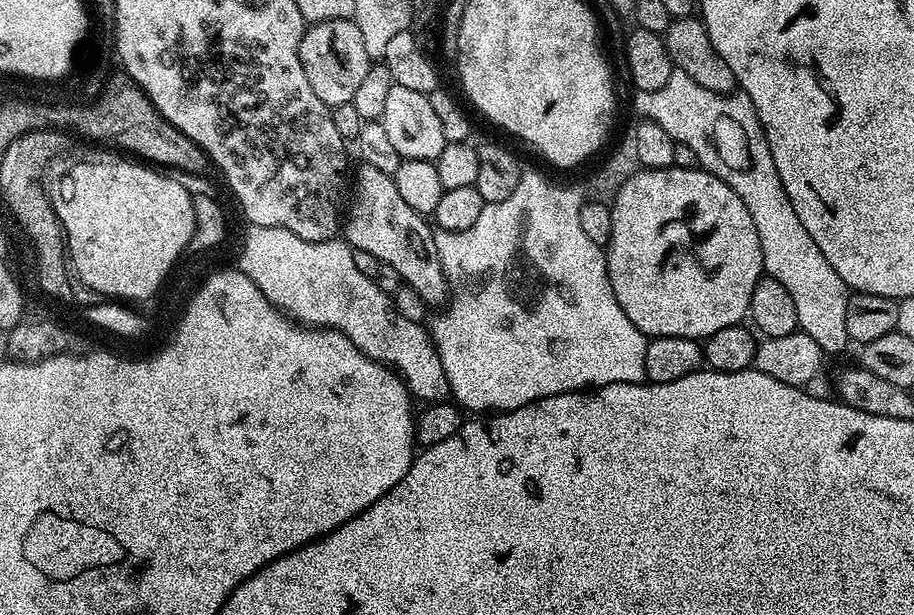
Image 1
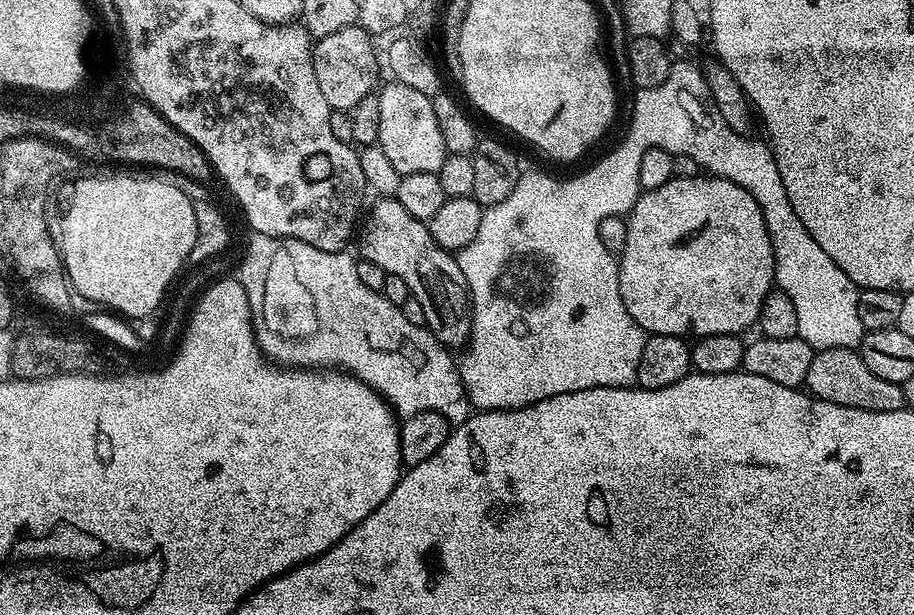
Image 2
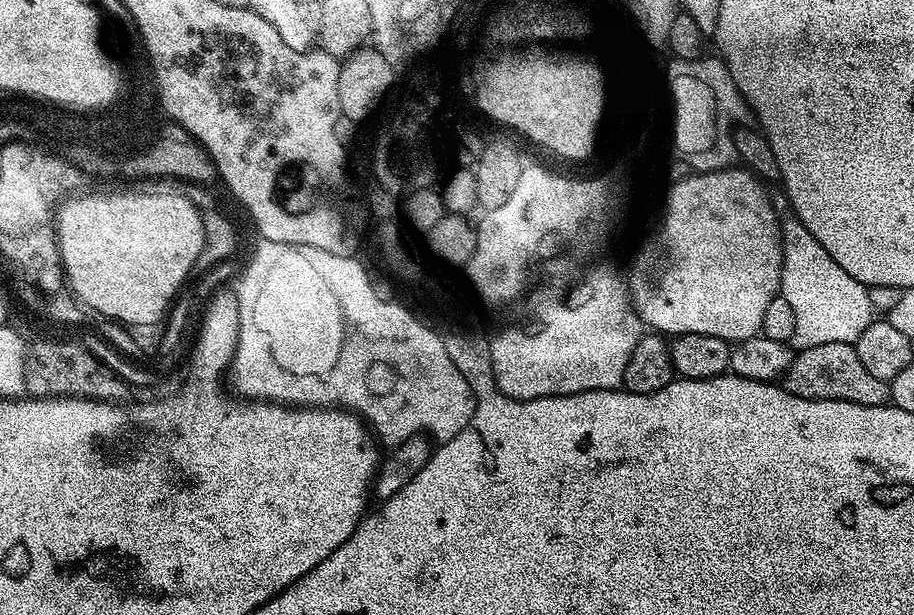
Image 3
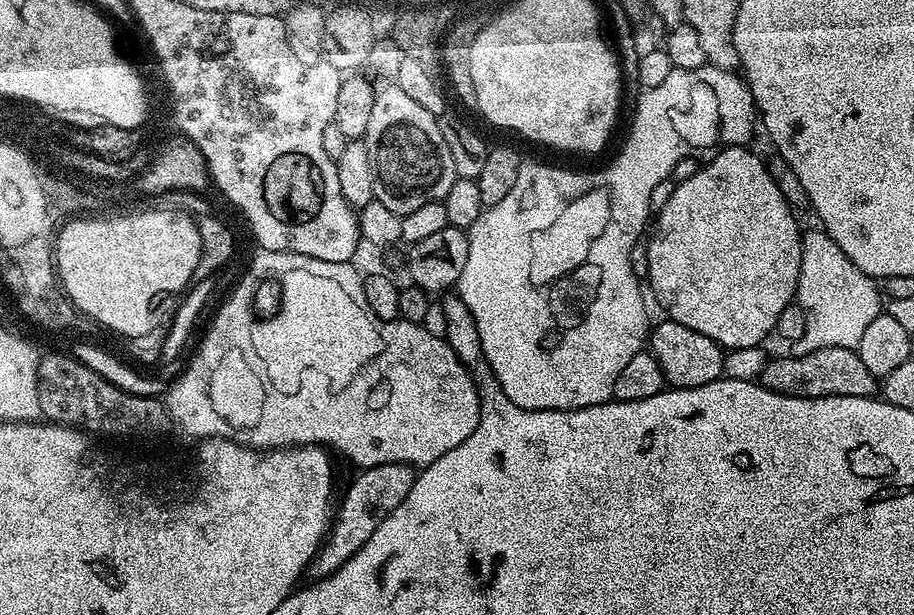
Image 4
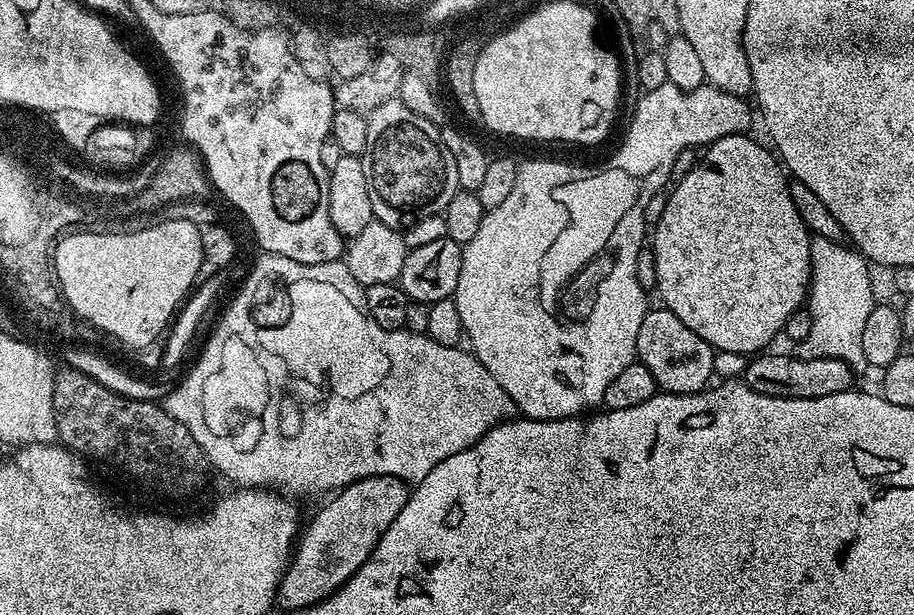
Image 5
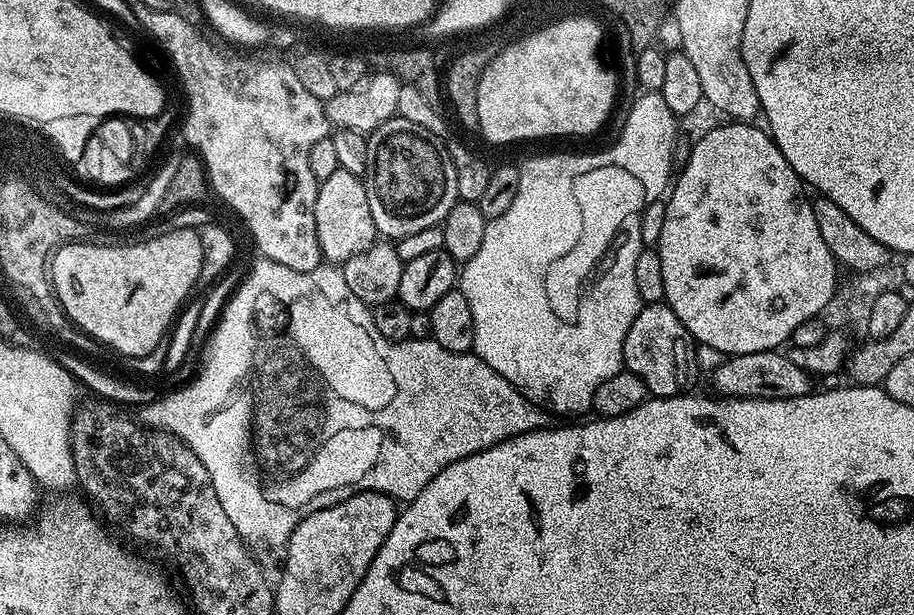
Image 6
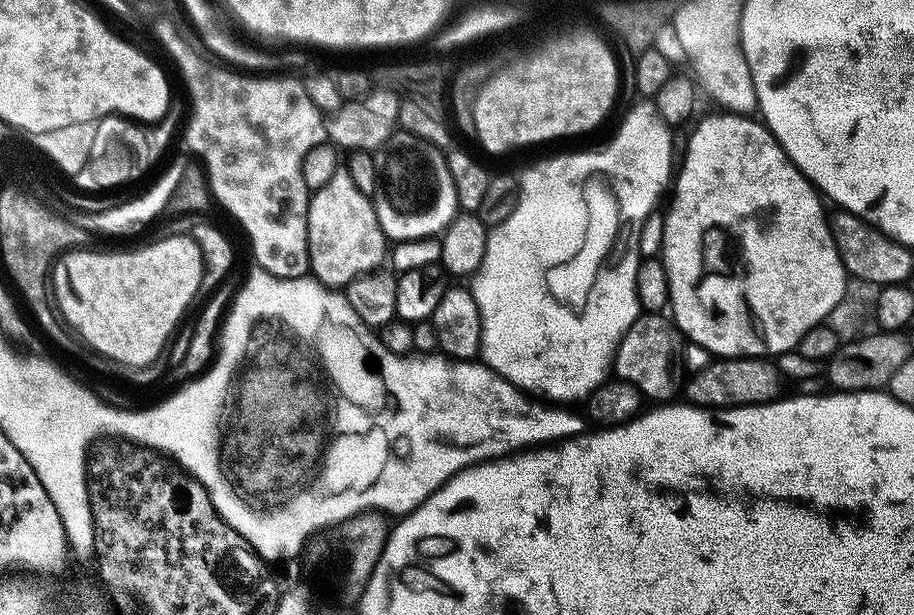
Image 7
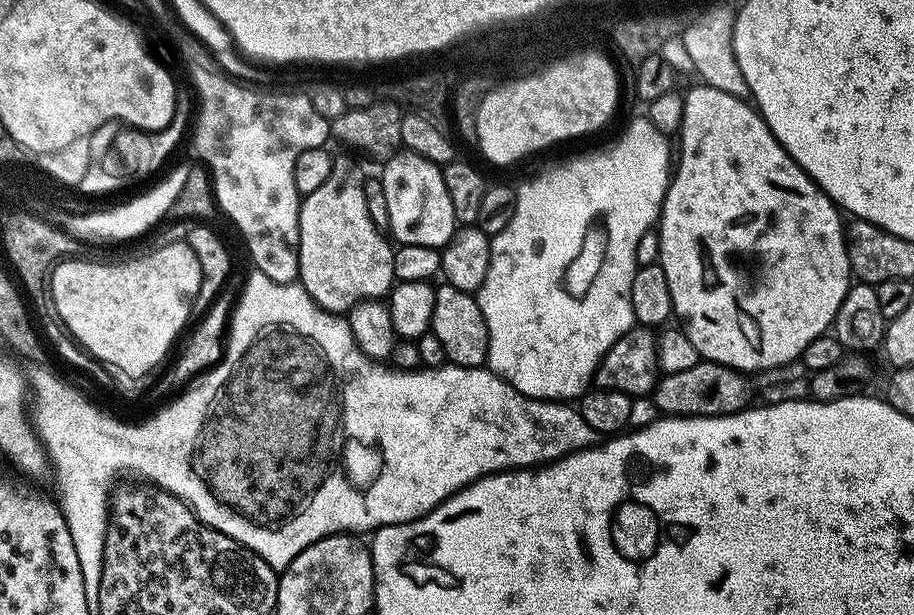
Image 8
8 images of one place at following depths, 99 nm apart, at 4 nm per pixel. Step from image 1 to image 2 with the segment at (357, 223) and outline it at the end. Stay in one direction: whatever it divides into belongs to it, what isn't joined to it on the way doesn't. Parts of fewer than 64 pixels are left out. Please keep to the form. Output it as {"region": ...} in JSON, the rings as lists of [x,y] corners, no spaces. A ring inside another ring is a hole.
{"region":[[[380,198],[376,201],[377,204],[369,212],[367,209],[358,232],[359,255],[382,266],[384,273],[398,274],[398,278],[406,282],[409,297],[414,304],[416,300],[424,315],[423,323],[436,341],[449,350],[463,349],[472,336],[472,299],[455,255],[438,246],[427,223],[414,218],[414,214],[410,214],[402,202],[395,198]]]}

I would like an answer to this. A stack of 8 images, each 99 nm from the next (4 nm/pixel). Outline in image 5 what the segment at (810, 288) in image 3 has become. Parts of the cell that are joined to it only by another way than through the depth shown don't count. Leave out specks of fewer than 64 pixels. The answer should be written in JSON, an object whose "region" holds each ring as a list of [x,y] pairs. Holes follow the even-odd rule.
{"region":[[[812,236],[812,286],[806,301],[806,307],[812,314],[812,330],[810,334],[795,345],[795,355],[802,358],[838,358],[853,366],[865,363],[862,350],[862,334],[872,316],[872,309],[878,301],[871,290],[871,274],[869,261],[861,256],[855,247],[847,243]]]}

